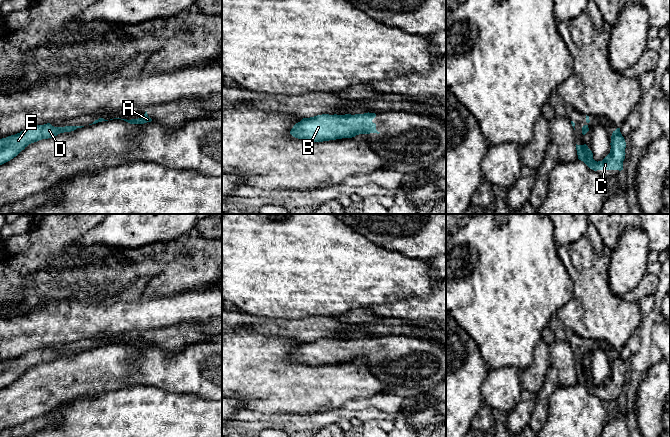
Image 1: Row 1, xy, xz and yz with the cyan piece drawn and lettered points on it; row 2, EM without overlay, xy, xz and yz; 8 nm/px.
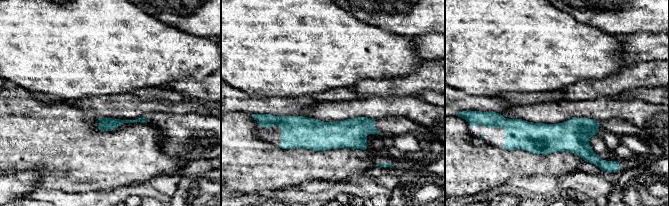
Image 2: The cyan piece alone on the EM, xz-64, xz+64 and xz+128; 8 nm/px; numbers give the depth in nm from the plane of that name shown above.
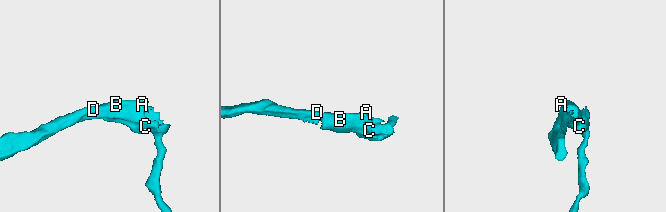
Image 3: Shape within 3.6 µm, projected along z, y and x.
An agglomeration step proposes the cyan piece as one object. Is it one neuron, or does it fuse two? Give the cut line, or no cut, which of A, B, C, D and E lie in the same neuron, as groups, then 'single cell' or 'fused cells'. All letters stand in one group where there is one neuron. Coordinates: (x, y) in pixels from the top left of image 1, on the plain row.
no cut | A B C D E | single cell

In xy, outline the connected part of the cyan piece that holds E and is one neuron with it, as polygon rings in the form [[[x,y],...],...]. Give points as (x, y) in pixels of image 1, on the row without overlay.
[[[50,347],[29,351],[20,357],[0,363],[0,389],[16,381],[29,368],[42,363],[57,360],[60,357],[71,356],[84,350],[54,351]]]

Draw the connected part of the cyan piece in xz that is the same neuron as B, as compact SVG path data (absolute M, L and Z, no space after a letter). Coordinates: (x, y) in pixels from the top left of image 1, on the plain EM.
M369 336L355 339L322 338L303 342L293 350L290 358L309 366L352 362L359 358L379 358L376 348L372 346L375 341L375 337Z

